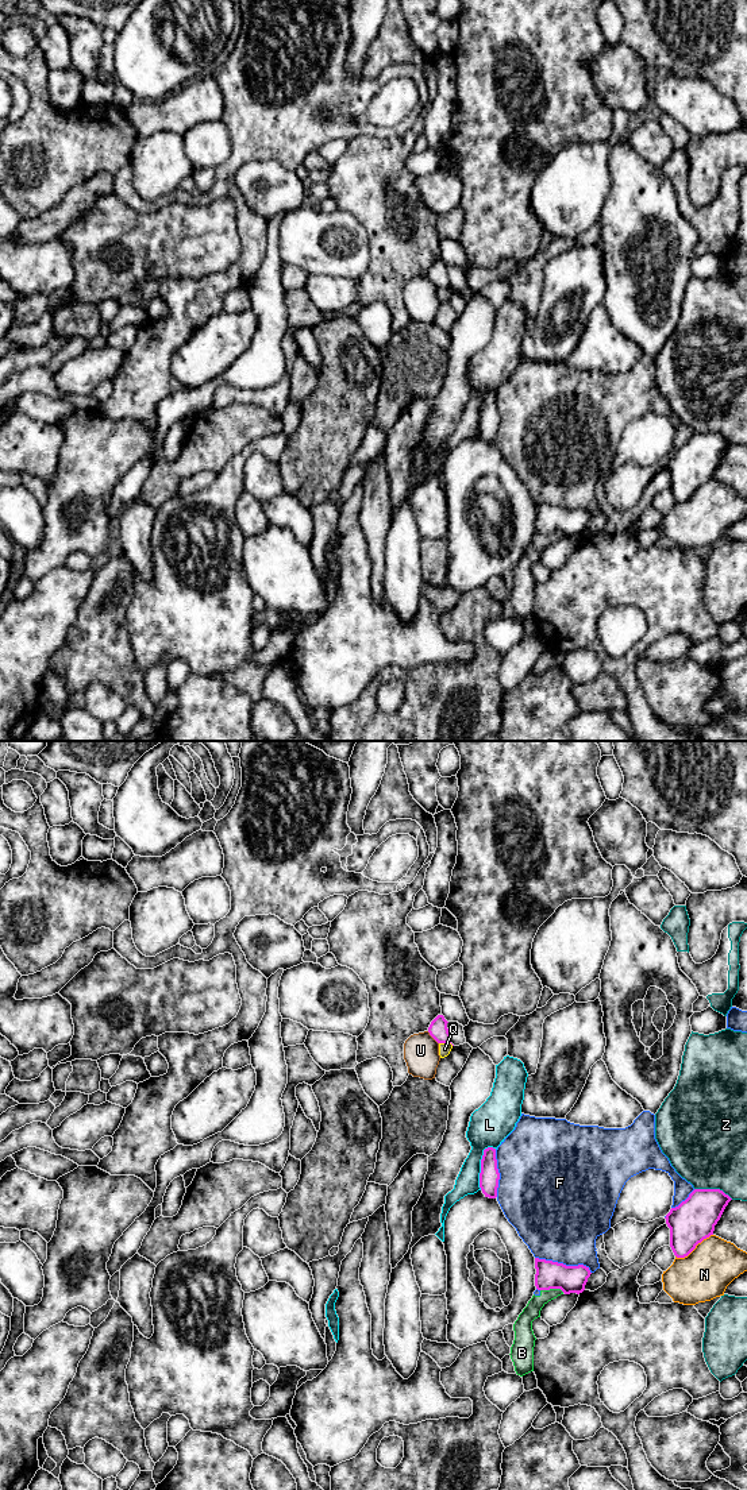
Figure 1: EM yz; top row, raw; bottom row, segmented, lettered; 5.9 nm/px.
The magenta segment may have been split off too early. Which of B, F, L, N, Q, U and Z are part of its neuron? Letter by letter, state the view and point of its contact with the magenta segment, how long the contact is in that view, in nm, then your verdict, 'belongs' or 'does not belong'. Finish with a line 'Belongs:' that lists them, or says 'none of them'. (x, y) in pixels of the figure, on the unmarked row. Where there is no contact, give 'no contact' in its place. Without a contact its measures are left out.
B: contact yz (553, 532); length 140 nm; does not belong
F: contact yz (562, 508); length 340 nm; does not belong
L: contact yz (481, 410); length 280 nm; does not belong
N: contact yz (693, 493); length 260 nm; does not belong
Q: contact yz (446, 286); length 90 nm; does not belong
U: contact yz (432, 281); length 100 nm; does not belong
Z: contact yz (713, 433); length 240 nm; does not belong
Belongs: none of them

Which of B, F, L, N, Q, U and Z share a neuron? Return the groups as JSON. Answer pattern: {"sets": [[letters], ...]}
{"sets": [["B", "F"], ["L"], ["N"], ["Q"], ["U"], ["Z"]]}

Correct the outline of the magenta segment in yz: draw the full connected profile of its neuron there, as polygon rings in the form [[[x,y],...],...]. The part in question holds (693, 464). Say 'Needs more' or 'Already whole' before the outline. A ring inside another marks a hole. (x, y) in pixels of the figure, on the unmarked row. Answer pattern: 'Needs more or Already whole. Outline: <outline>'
Already whole. Outline: [[[694,433],[666,459],[670,491],[677,502],[688,501],[698,487],[713,479],[725,451],[732,443],[720,433]]]

